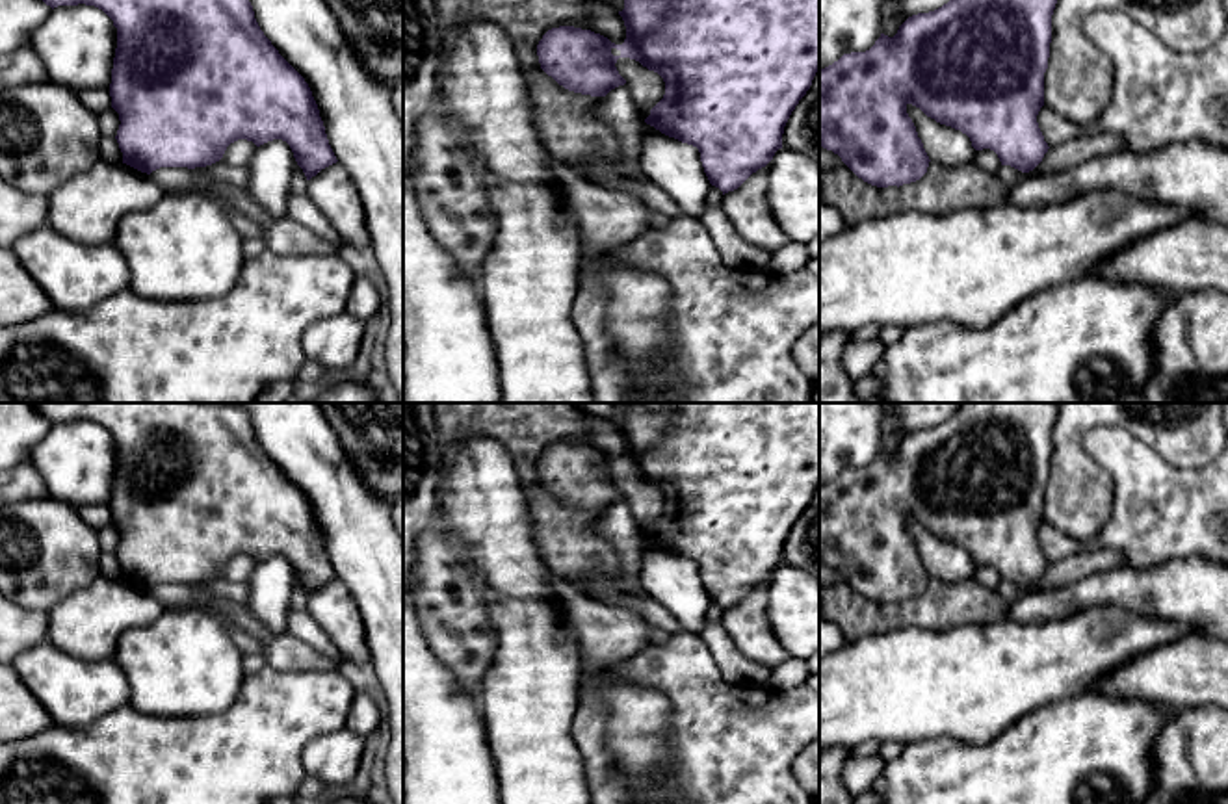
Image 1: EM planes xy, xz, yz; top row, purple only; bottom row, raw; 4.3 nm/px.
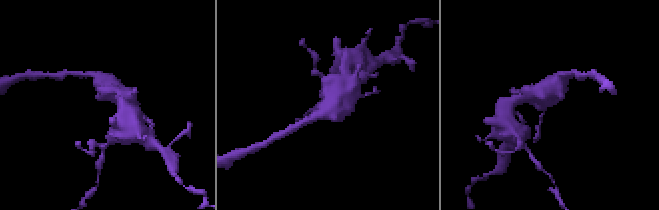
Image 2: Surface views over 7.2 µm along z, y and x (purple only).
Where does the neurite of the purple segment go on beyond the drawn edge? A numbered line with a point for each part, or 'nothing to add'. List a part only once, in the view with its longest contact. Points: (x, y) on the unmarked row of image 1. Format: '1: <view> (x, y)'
nothing to add

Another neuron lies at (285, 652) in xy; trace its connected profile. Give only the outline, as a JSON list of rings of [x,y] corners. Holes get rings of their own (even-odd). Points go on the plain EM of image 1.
[[[290,631],[275,635],[264,646],[266,665],[284,672],[320,672],[338,670],[340,663],[331,661],[323,654],[299,641]]]

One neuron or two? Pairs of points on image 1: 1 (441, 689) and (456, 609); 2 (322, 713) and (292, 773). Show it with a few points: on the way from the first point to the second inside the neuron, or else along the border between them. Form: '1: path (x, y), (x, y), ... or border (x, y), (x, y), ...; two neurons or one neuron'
1: border (422, 630), (430, 650), (472, 700); two neurons
2: path (307, 728), (292, 743), (292, 758); one neuron

